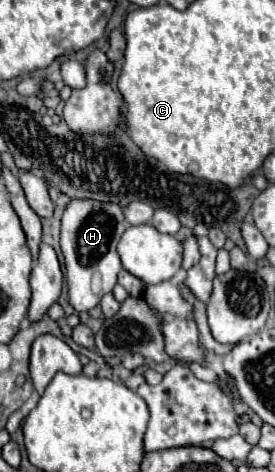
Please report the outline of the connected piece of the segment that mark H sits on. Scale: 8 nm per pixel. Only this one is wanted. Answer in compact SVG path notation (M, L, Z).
M73 198L65 206L61 218L61 252L65 258L65 278L69 286L69 302L77 312L95 308L105 294L117 284L121 260L117 256L117 242L127 230L123 210L115 202L99 202L91 198Z

